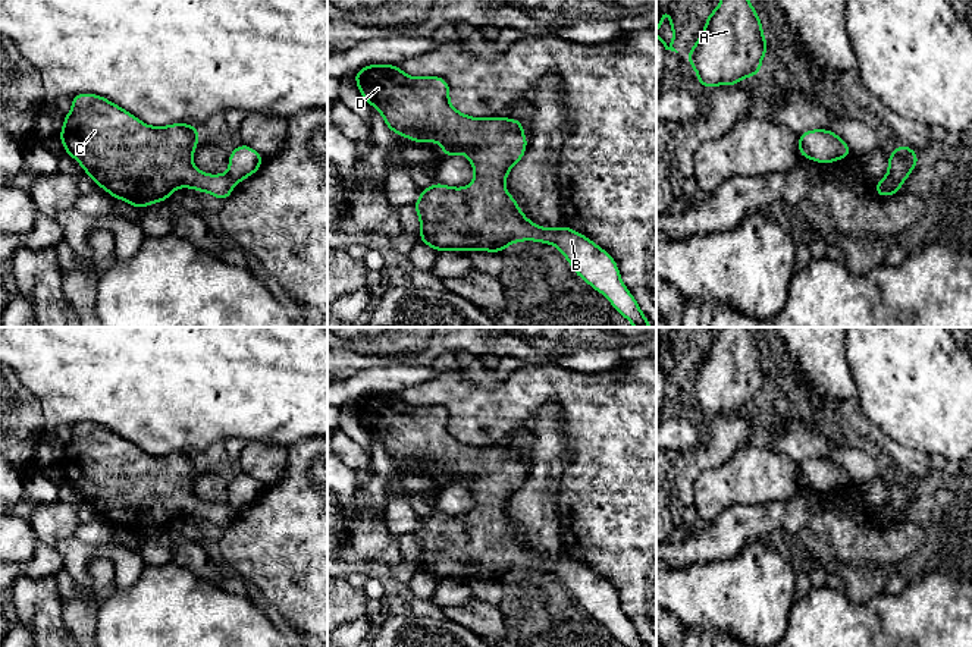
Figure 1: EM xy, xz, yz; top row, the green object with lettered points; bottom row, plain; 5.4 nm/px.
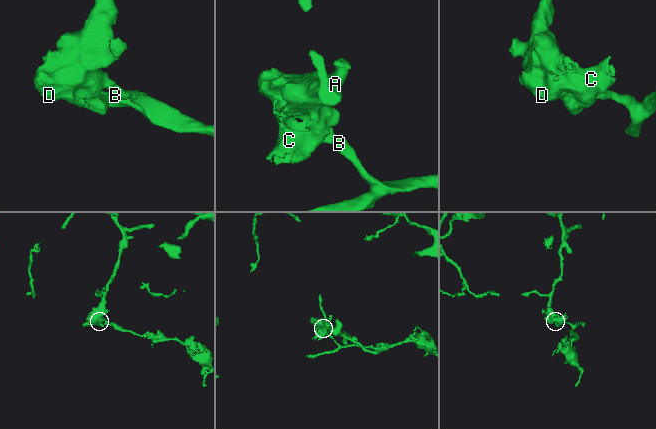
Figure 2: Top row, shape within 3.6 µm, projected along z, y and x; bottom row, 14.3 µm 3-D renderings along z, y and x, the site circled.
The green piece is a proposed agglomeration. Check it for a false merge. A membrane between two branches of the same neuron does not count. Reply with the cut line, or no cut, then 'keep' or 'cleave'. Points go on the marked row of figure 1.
cut xz (558, 229), (557, 238), (552, 242); cleave

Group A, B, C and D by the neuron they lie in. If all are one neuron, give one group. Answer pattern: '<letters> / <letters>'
A C D / B

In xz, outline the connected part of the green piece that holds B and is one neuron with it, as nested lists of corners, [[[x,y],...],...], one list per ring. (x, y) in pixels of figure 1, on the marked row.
[[[565,224],[558,229],[554,245],[568,260],[574,273],[603,293],[634,327],[652,327],[636,298],[624,286],[615,260],[606,251]]]

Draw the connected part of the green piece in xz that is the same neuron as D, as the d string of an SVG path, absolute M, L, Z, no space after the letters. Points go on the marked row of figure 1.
M369 65L361 67L354 79L361 95L377 109L386 126L396 135L414 142L435 142L442 147L445 157L467 154L476 178L465 188L433 183L423 188L413 204L420 217L420 242L439 254L446 249L501 252L520 241L554 244L556 227L539 227L518 208L517 201L505 189L509 169L517 164L527 147L523 134L524 123L517 119L477 119L455 110L449 103L449 84L445 78L413 78L396 65Z

